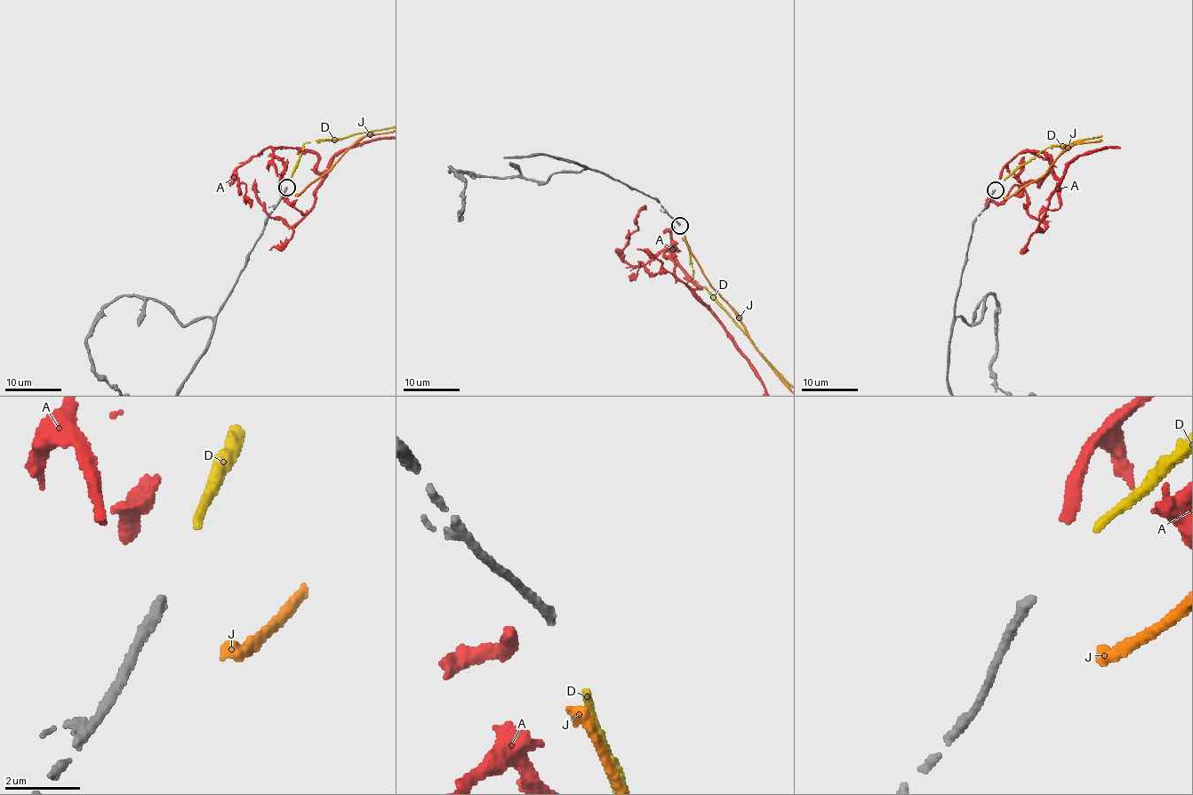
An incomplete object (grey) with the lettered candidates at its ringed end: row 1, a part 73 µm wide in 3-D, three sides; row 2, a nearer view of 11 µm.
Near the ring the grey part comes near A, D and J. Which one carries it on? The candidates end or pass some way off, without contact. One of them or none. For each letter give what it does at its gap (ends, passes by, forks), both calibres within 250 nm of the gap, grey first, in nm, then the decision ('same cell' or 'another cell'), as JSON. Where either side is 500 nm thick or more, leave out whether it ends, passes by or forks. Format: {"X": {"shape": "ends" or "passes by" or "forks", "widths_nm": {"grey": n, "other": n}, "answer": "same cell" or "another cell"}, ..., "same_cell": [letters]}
{"A": {"shape": "ends", "widths_nm": {"grey": 280, "other": 280}, "answer": "another cell"}, "D": {"shape": "ends", "widths_nm": {"grey": 280, "other": 190}, "answer": "same cell"}, "J": {"shape": "ends", "widths_nm": {"grey": 280, "other": 360}, "answer": "another cell"}, "same_cell": ["D"]}

